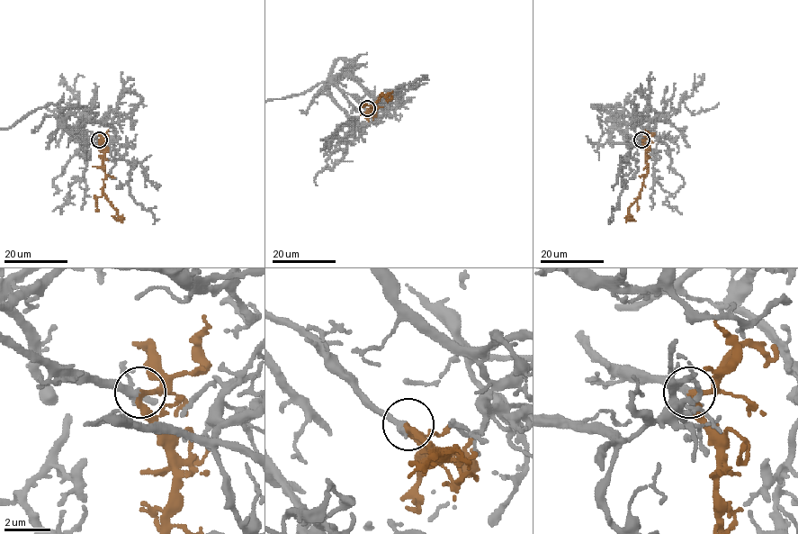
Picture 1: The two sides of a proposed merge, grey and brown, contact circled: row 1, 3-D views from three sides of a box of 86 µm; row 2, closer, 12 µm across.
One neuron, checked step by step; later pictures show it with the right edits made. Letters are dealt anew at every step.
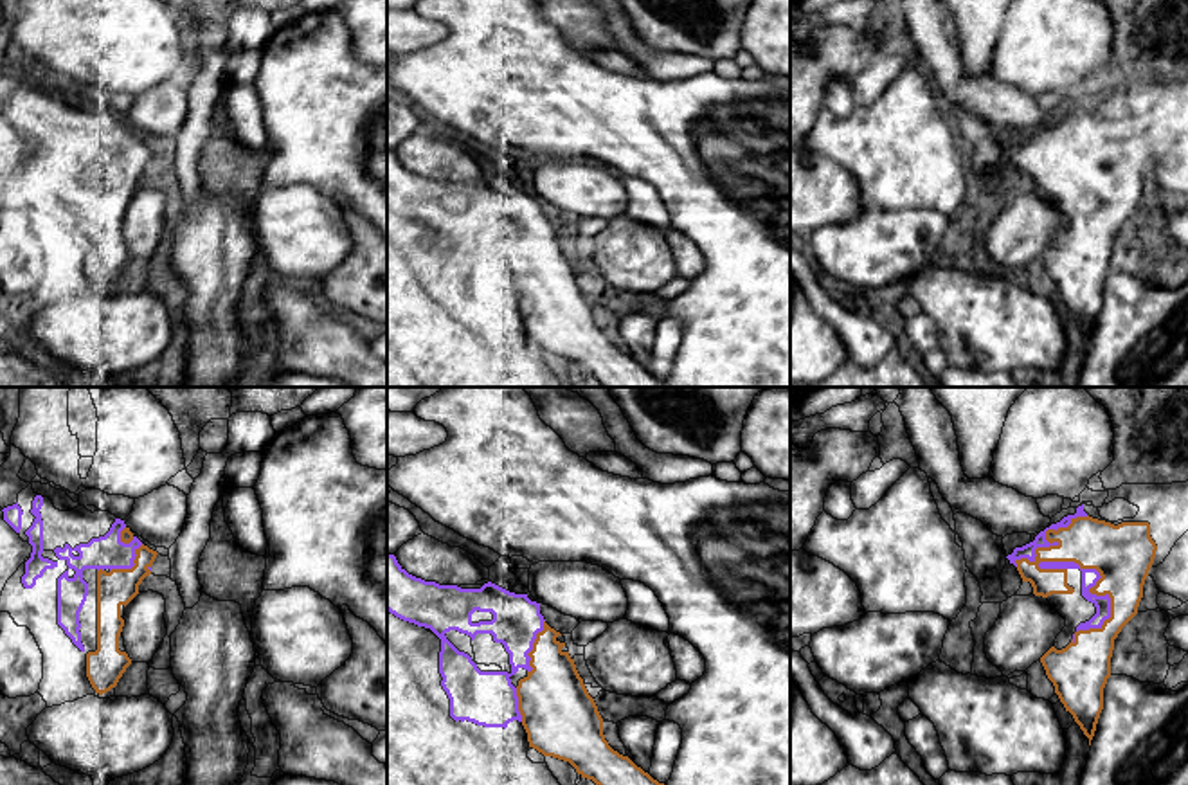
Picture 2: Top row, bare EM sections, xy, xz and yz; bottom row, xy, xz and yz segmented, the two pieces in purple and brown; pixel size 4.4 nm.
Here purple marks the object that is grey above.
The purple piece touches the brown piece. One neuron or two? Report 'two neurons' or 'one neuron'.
one neuron

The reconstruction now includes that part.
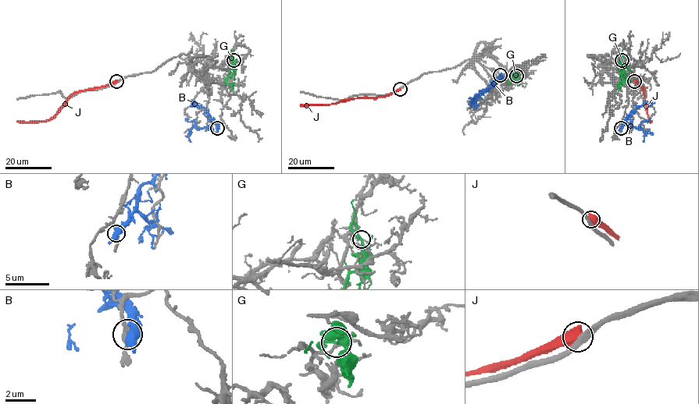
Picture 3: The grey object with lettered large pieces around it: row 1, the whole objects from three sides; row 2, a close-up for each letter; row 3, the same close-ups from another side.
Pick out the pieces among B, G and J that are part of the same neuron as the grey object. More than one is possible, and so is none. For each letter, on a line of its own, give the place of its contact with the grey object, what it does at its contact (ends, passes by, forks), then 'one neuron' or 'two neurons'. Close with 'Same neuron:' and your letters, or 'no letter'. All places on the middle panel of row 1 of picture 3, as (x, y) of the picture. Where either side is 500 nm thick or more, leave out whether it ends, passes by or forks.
B: meets grey at (500, 75); two neurons
G: meets grey at (516, 76); it passes by; two neurons
J: meets grey at (400, 89); two neurons
Same neuron: no letter

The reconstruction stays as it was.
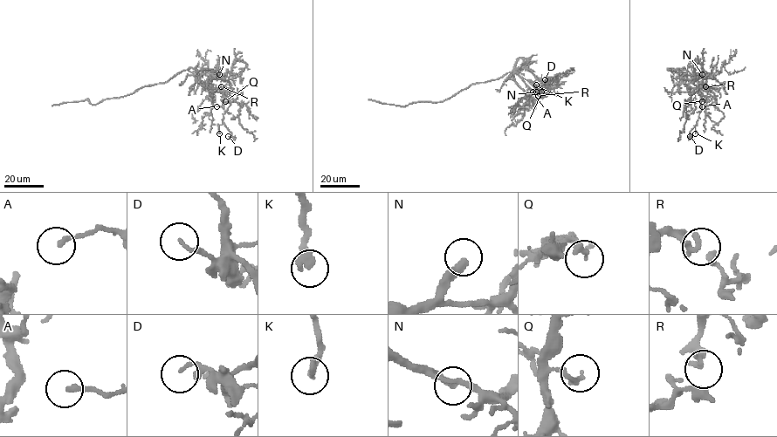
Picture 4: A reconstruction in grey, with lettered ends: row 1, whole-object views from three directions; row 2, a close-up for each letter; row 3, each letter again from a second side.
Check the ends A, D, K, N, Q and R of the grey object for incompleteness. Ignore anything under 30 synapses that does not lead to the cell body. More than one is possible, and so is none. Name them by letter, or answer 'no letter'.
N

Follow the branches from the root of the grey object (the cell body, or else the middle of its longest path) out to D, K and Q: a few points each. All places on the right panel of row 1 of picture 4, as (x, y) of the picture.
D: (690, 73), (684, 68), (680, 70), (681, 81), (698, 91), (702, 108), (690, 136)
K: (690, 73), (684, 68), (680, 70), (681, 81), (697, 88), (700, 94), (702, 108), (695, 133)
Q: (690, 73), (684, 68), (680, 70), (681, 81), (697, 88), (702, 101)

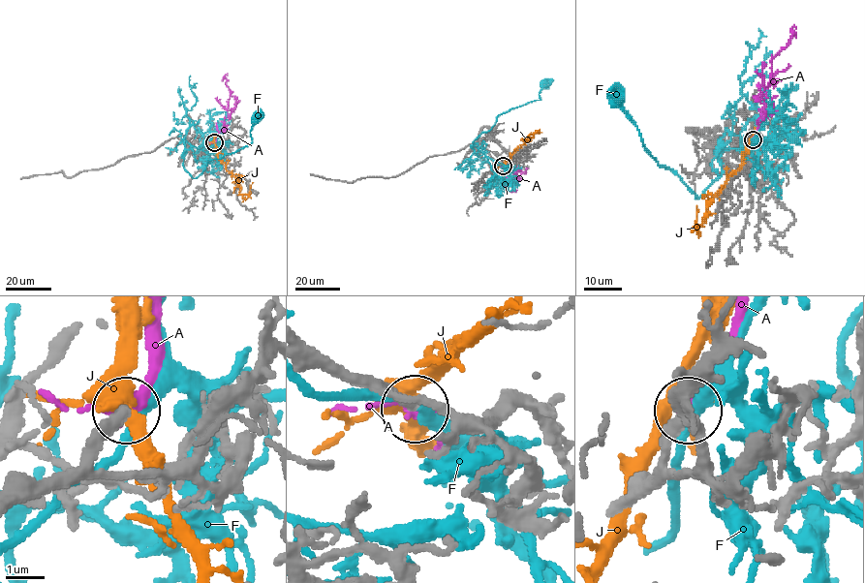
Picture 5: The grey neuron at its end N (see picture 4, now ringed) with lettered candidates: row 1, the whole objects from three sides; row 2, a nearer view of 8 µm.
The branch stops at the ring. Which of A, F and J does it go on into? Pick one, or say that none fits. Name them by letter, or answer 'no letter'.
A

